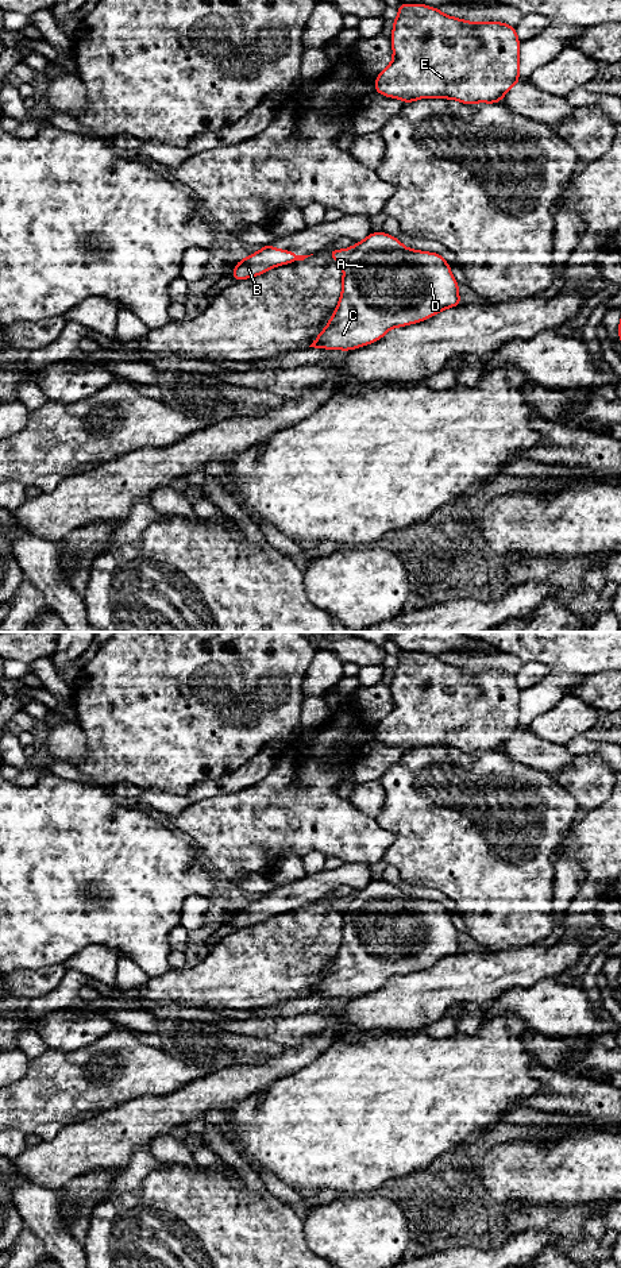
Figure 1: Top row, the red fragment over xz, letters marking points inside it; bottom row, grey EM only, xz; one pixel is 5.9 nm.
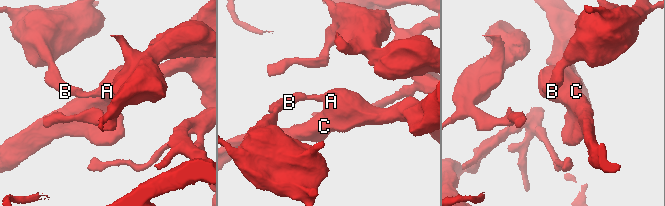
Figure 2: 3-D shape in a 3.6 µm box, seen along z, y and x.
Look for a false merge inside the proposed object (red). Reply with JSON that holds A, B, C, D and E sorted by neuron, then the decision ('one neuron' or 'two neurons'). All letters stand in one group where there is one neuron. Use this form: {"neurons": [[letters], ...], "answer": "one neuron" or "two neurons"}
{"neurons": [["A", "B", "C", "D", "E"]], "answer": "one neuron"}

